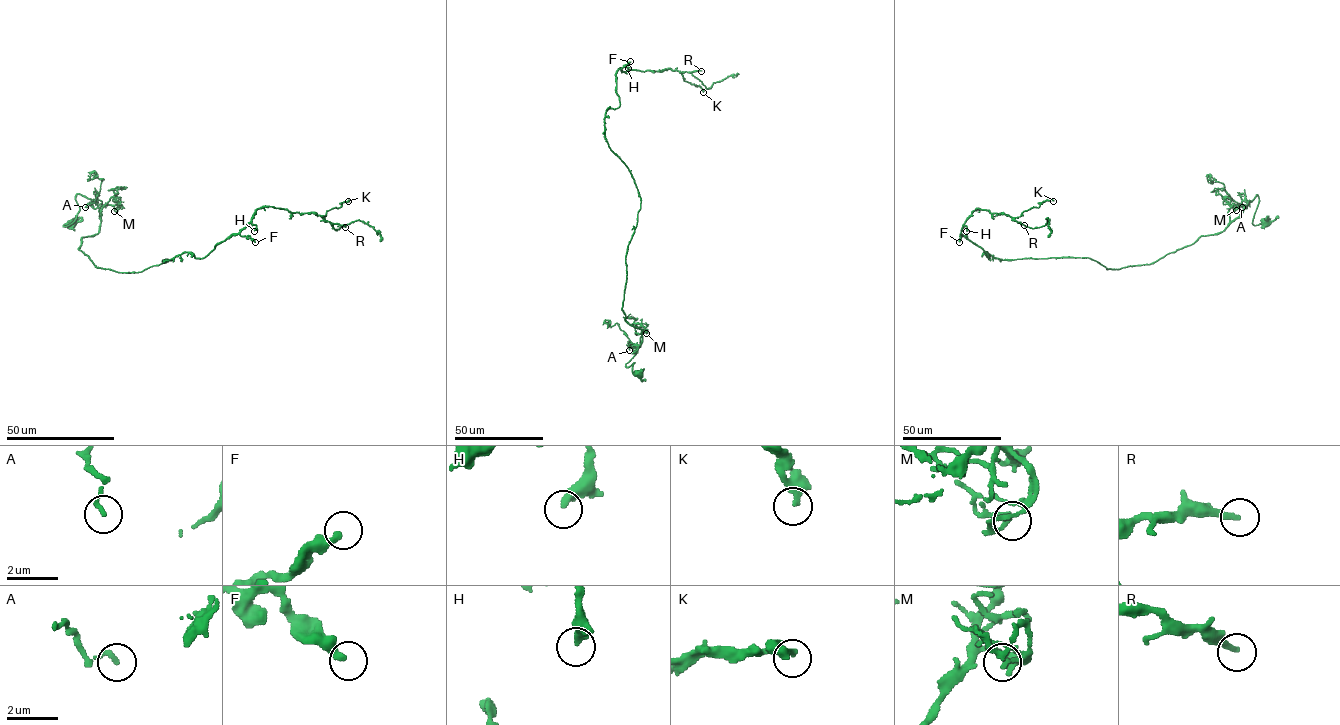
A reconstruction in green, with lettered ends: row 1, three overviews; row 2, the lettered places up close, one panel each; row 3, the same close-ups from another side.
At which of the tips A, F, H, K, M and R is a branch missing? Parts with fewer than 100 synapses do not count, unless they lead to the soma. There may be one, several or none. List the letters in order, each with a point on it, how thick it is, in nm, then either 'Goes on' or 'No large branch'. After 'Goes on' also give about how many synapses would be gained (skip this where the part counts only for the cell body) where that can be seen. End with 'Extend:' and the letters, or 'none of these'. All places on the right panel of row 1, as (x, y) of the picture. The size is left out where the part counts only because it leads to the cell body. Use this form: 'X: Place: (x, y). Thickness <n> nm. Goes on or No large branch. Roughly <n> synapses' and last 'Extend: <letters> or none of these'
A: Place: (1242, 207). Thickness 160 nm. No large branch
F: Place: (959, 242). Thickness 320 nm. No large branch
H: Place: (966, 231). Thickness 360 nm. No large branch
K: Place: (1053, 201). Thickness 240 nm. No large branch
M: Place: (1236, 210). Thickness 150 nm. No large branch
R: Place: (1024, 225). Thickness 200 nm. Goes on. Roughly 140 synapses
Extend: R

